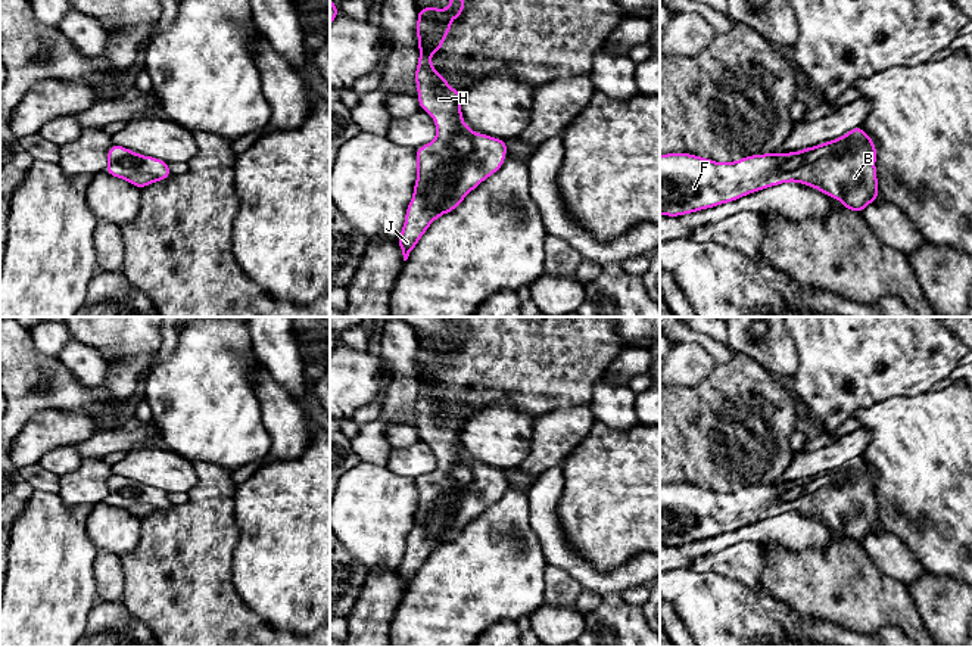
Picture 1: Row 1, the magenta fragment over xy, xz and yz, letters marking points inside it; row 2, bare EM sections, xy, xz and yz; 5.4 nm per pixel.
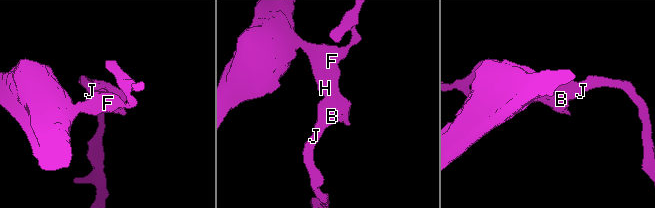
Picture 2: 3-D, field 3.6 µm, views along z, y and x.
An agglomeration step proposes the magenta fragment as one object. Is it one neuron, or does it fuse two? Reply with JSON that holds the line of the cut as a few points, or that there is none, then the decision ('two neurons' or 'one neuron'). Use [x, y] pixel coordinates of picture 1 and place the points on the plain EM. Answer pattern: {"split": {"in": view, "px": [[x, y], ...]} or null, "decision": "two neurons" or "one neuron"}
{"split": null, "decision": "one neuron"}

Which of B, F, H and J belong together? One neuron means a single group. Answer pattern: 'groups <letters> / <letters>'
groups B F H J

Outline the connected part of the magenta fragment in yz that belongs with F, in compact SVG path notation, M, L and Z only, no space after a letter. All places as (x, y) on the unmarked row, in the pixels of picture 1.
M859 455L837 470L792 483L751 485L720 494L689 483L660 486L660 544L679 547L798 511L862 542L879 528L876 476Z

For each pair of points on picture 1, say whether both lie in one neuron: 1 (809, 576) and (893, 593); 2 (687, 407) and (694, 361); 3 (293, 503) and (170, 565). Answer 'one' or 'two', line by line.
1: one
2: two
3: two

